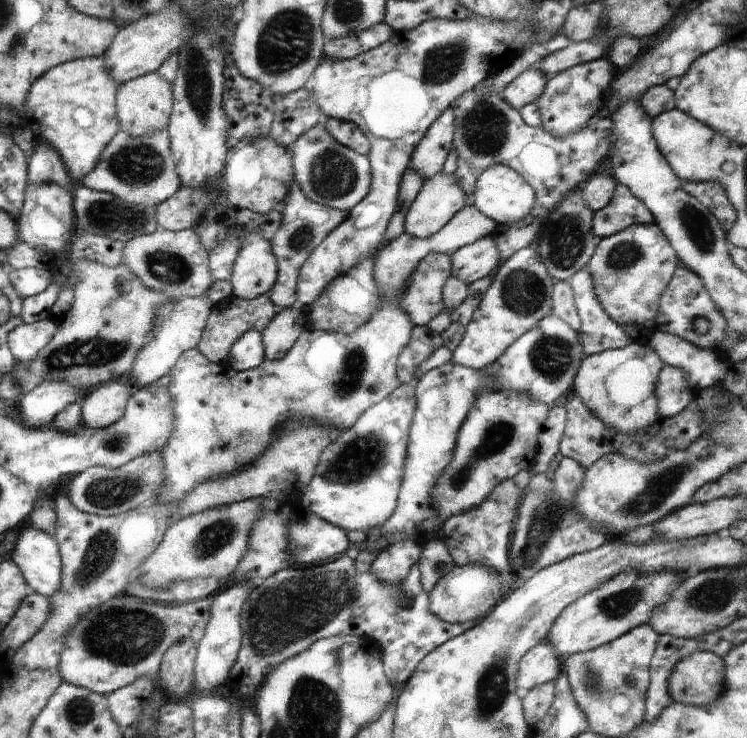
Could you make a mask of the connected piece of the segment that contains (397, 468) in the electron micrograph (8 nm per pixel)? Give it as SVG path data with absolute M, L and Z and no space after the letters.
M414 382L401 384L394 393L365 410L359 420L350 428L338 432L320 457L315 476L311 478L298 508L307 514L314 514L334 526L343 527L349 533L366 533L384 525L397 509L401 487L405 478L405 465L408 462L410 430L415 418L417 396Z

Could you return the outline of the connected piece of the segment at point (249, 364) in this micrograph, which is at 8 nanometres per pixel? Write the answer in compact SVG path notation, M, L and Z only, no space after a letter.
M250 329L232 345L226 364L229 364L235 371L247 371L265 361L266 351L263 349L262 332Z

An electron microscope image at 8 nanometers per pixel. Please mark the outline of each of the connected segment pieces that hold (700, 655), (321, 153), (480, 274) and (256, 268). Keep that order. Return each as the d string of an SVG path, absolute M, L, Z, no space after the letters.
M701 651L675 664L669 678L669 693L676 703L712 706L722 694L724 682L723 658Z
M322 122L302 134L289 149L293 156L294 182L298 182L307 200L348 213L369 194L372 172L368 156L334 141Z
M490 236L459 248L451 254L451 262L451 277L469 285L490 276L492 270L501 264L501 256L495 239Z
M258 233L242 235L242 244L231 272L233 294L241 299L253 299L267 293L275 285L277 260L270 240Z

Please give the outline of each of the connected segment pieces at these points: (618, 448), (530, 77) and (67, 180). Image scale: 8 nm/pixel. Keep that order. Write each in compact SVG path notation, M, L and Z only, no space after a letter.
M578 396L572 398L565 408L567 421L559 451L564 457L575 459L585 468L590 468L601 456L610 453L620 453L647 467L661 461L669 452L688 449L703 434L701 415L693 402L673 417L660 417L656 426L640 433L623 433L606 426Z
M536 68L520 74L503 92L501 98L520 111L524 106L536 102L546 89L546 79Z
M45 142L36 144L30 153L29 184L35 181L49 181L63 186L70 184L76 186L59 152Z

